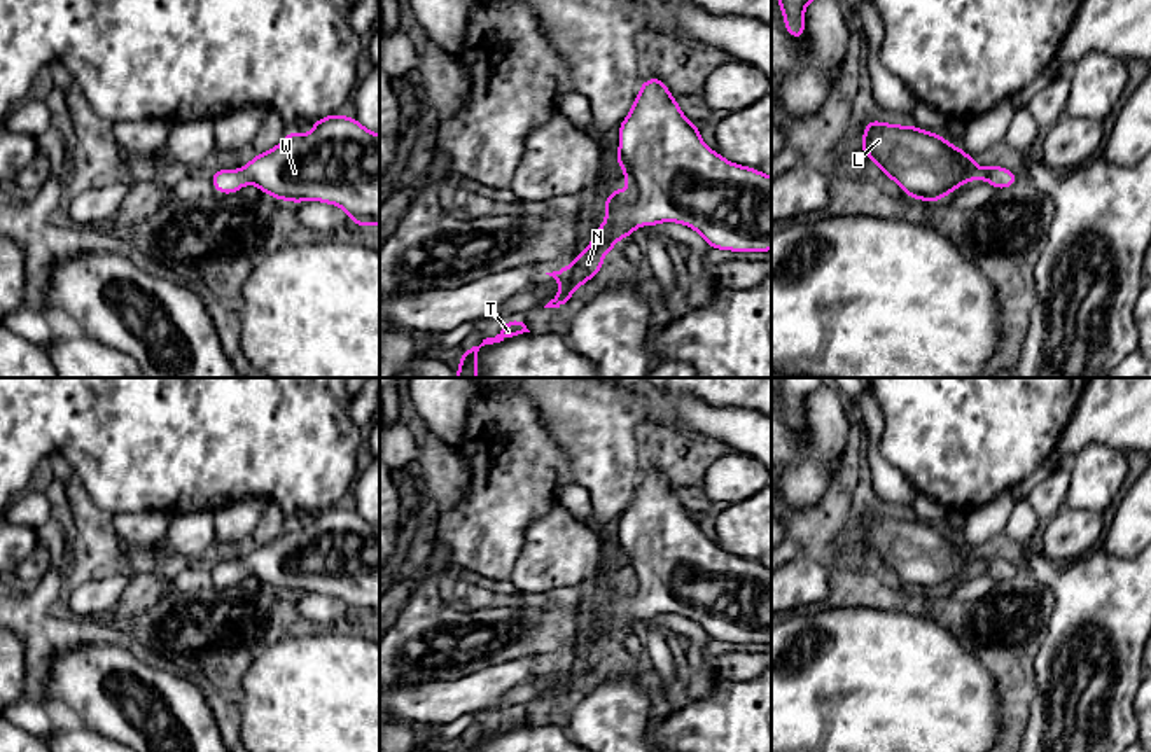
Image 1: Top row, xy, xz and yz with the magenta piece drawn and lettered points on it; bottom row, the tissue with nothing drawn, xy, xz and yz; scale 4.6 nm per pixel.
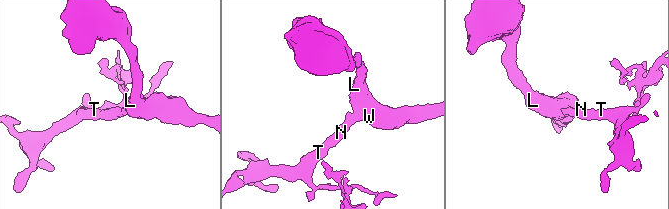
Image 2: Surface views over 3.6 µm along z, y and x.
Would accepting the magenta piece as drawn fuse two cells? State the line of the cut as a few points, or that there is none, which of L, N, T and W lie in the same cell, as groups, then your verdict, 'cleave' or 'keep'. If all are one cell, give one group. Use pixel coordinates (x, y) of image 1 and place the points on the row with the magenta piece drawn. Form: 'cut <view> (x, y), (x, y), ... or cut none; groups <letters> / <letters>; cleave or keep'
cut none; groups L N T W; keep

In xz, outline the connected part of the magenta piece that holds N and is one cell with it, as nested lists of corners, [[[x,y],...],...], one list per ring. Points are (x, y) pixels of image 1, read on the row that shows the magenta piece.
[[[659,77],[640,84],[630,114],[619,124],[616,163],[623,168],[626,185],[614,187],[603,210],[605,220],[586,250],[563,269],[546,273],[562,283],[558,294],[544,308],[560,308],[603,266],[603,255],[616,248],[619,238],[631,236],[642,224],[679,222],[698,231],[710,248],[733,252],[771,250],[771,177],[749,166],[729,163],[700,138],[700,129],[679,108]]]

